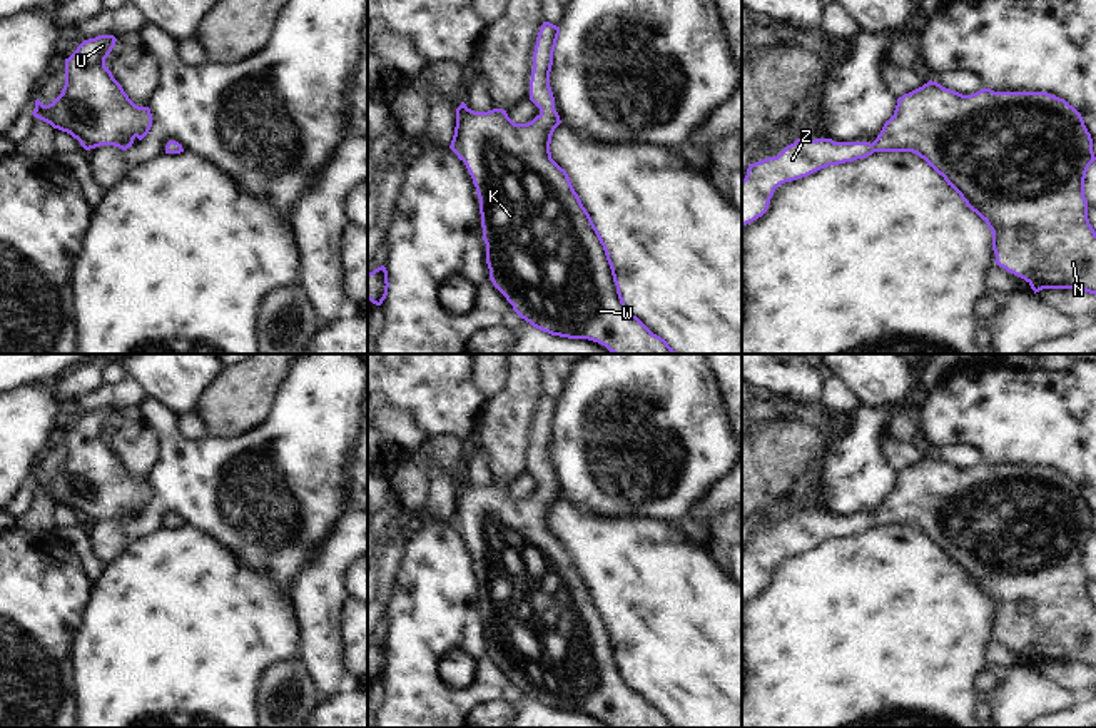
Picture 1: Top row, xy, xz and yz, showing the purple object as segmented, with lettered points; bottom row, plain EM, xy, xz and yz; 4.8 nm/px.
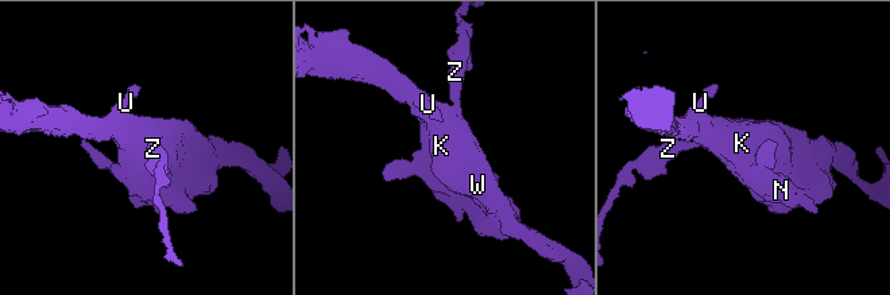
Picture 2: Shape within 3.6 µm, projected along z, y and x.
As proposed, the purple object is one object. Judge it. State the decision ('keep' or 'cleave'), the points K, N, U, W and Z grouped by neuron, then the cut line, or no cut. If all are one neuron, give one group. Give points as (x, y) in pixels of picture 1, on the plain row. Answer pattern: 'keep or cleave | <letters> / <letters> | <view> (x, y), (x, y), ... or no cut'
keep | K N U W Z | no cut

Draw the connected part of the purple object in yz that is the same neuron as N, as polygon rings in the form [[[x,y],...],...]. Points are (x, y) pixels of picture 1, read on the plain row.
[[[937,456],[897,473],[894,489],[870,516],[834,516],[832,513],[797,513],[777,531],[750,538],[742,554],[742,601],[762,591],[775,563],[785,556],[807,551],[829,539],[865,533],[874,526],[912,526],[944,551],[966,579],[976,586],[992,606],[996,638],[1024,653],[1036,666],[1043,663],[1079,663],[1096,670],[1096,606],[1088,593],[1084,553],[1096,534],[1093,513],[1081,488],[1064,473],[1048,466],[994,466],[982,463],[962,469]]]

